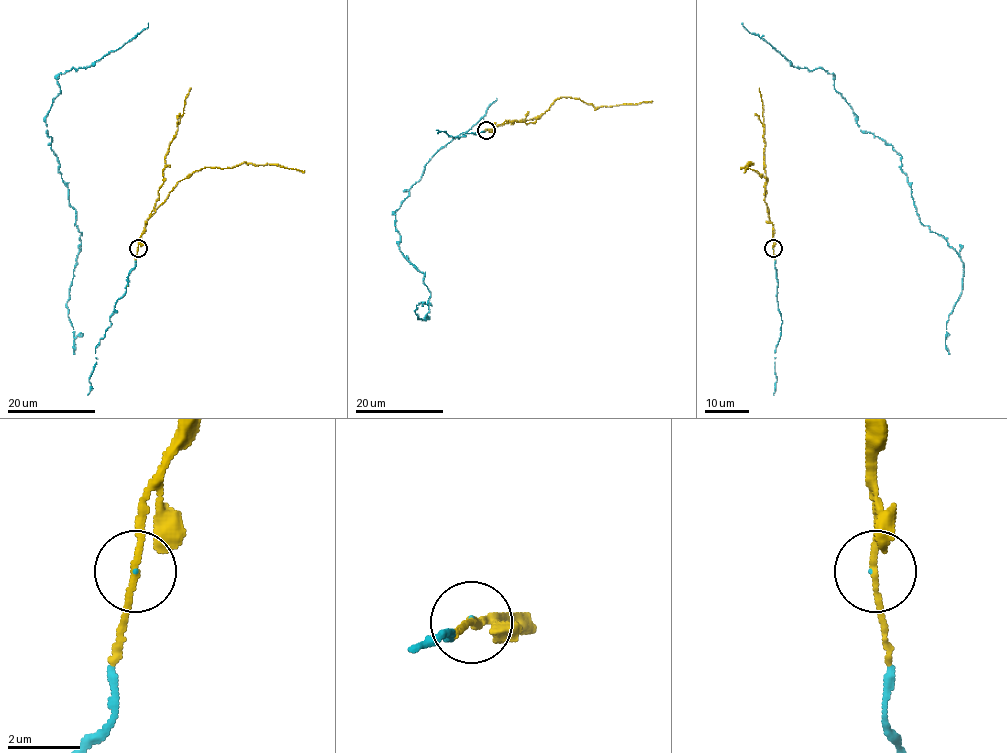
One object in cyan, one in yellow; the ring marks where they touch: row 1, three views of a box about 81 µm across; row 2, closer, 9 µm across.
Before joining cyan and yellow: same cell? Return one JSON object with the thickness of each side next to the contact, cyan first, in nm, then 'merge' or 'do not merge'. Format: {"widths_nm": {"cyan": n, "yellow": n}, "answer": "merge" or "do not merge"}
{"widths_nm": {"cyan": 20, "yellow": 160}, "answer": "merge"}

